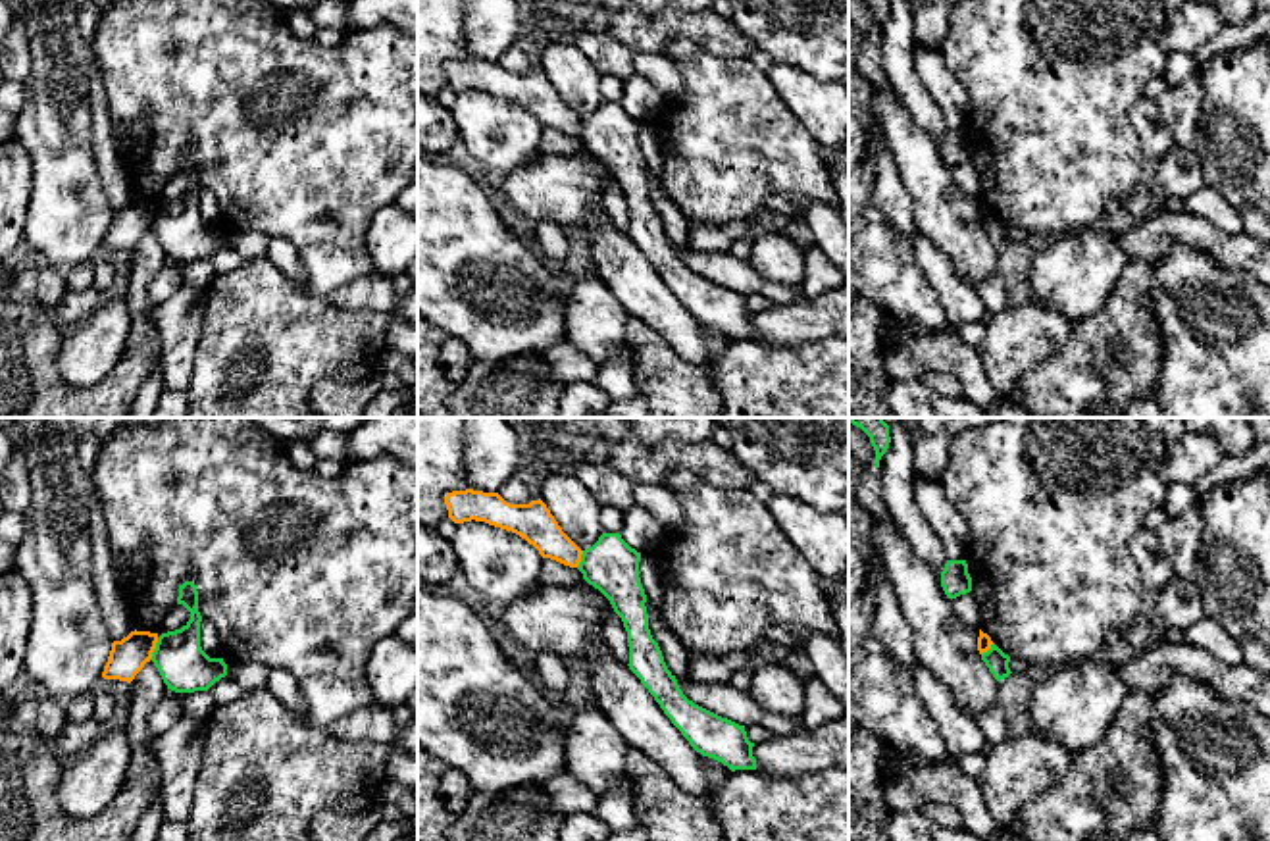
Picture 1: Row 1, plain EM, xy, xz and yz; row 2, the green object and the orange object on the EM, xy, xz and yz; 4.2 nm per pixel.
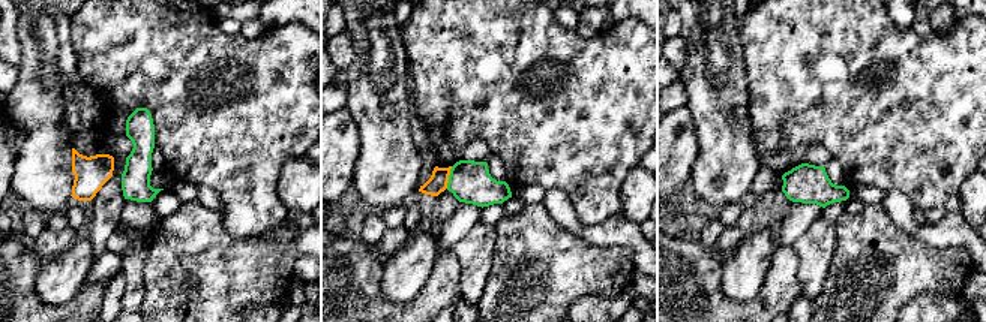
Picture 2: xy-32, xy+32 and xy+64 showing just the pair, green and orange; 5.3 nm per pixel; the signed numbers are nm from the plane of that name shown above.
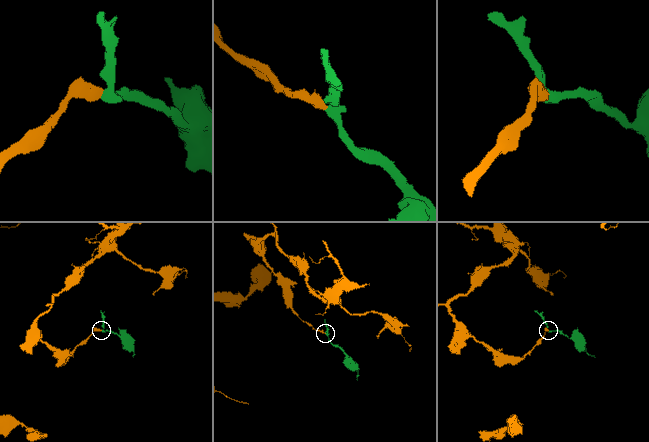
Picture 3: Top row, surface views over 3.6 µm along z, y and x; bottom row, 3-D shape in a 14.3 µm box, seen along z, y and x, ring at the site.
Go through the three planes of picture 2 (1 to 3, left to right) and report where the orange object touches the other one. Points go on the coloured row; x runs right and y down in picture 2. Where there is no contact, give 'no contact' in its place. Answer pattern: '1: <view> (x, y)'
1: no contact
2: xy+32 (449, 177)
3: no contact

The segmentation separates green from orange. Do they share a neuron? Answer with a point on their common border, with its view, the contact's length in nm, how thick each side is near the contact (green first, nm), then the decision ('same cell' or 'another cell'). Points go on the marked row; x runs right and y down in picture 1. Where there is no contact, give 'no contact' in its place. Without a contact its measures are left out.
xy (154, 649) | 100 nm | 200/160 nm | another cell

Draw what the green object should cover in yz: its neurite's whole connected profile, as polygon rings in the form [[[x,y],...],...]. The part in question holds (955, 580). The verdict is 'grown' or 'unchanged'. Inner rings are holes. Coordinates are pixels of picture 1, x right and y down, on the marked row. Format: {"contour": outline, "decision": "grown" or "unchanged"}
{"contour": [[[947,560],[941,572],[941,587],[949,599],[956,599],[972,591],[972,577],[966,560]]], "decision": "unchanged"}

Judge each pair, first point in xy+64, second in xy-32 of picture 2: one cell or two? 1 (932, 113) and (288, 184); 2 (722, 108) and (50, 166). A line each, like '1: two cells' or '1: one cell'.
1: two cells
2: one cell

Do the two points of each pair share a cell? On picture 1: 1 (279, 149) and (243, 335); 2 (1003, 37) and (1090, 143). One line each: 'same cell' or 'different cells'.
1: different cells
2: same cell

